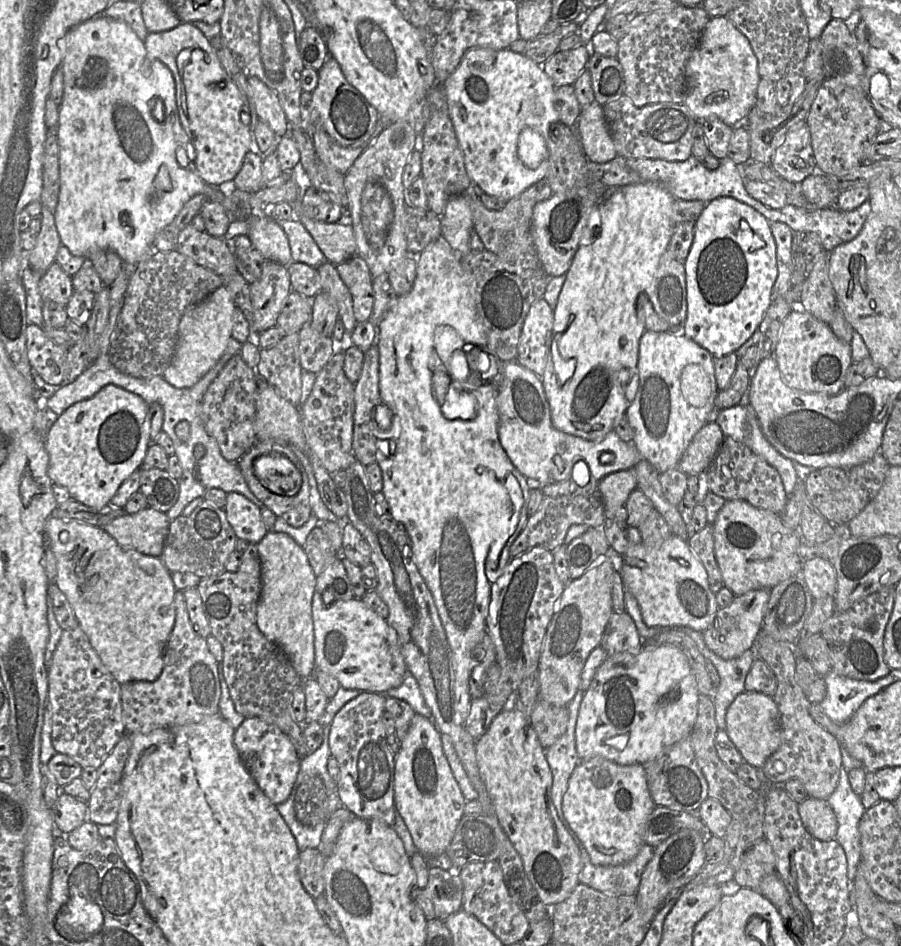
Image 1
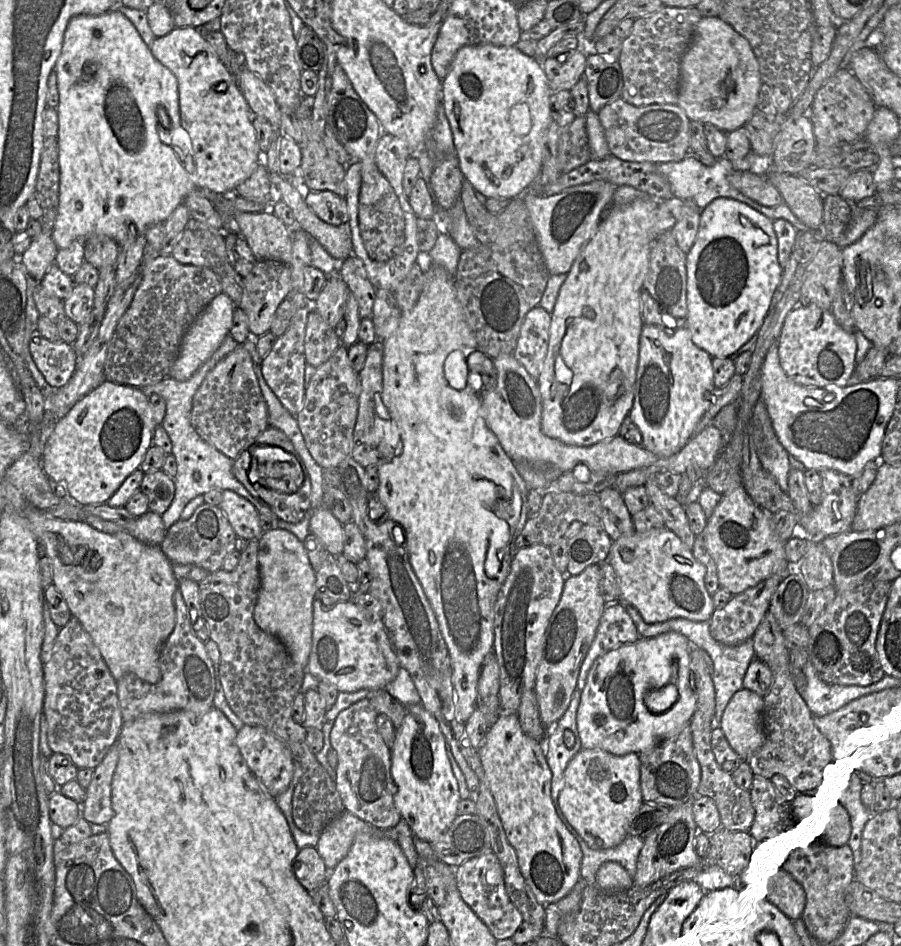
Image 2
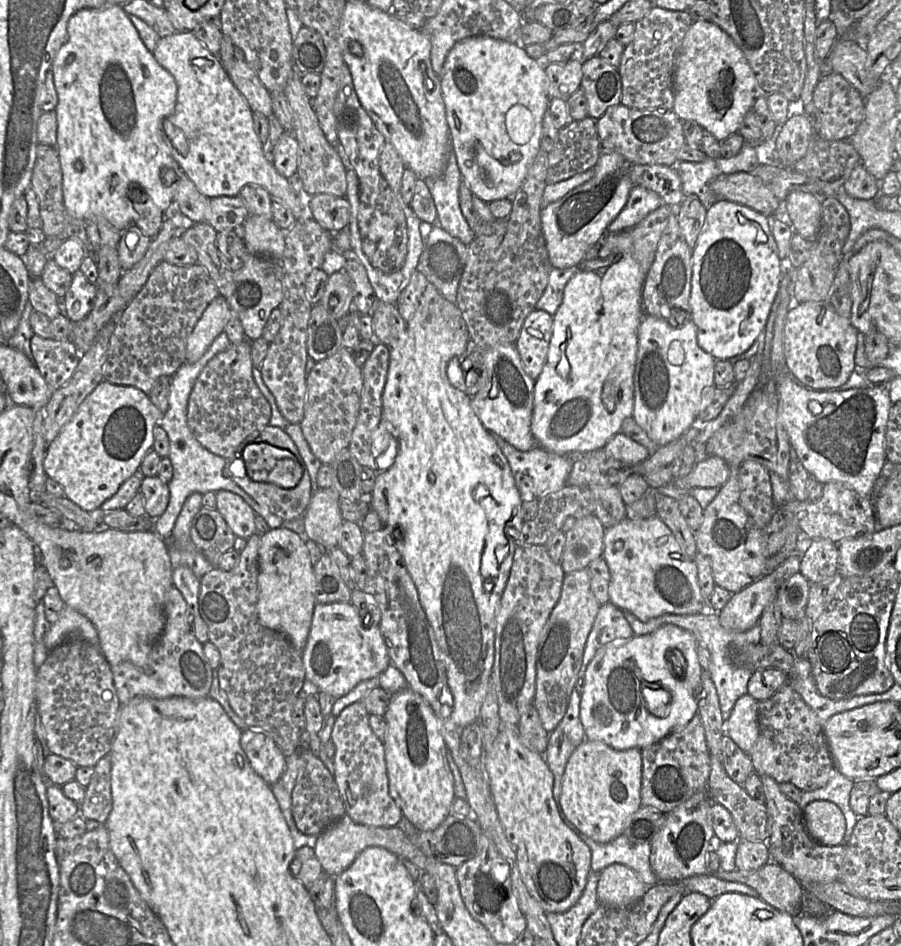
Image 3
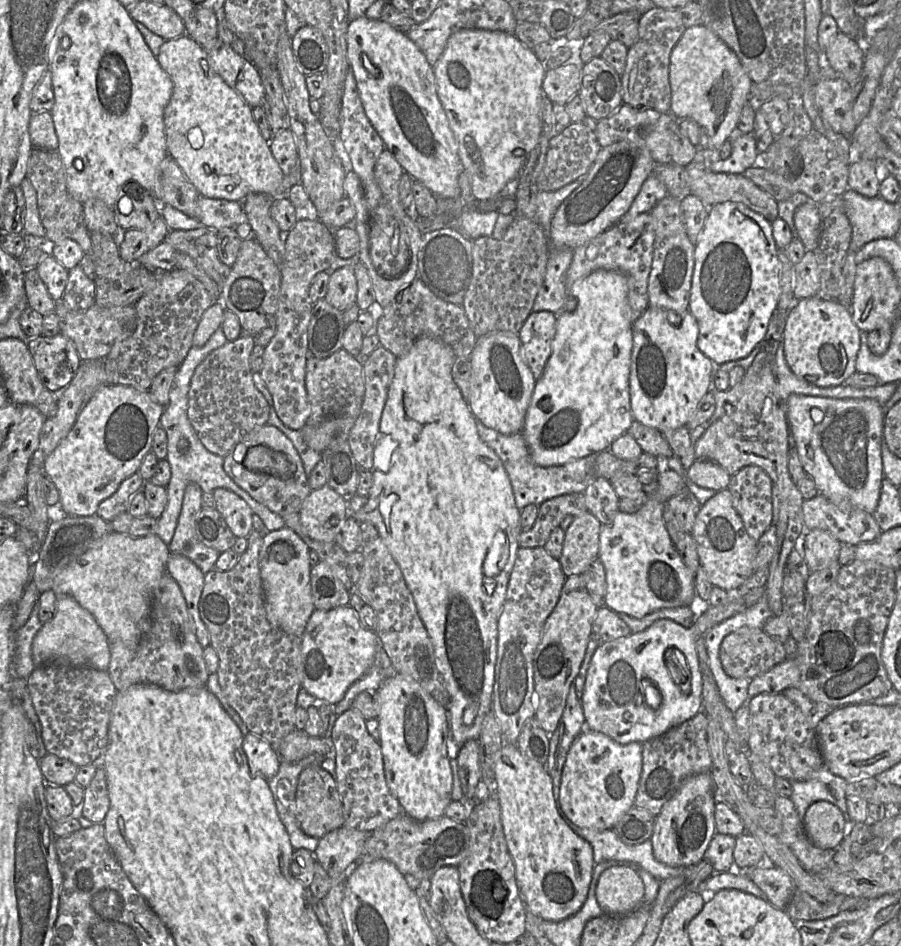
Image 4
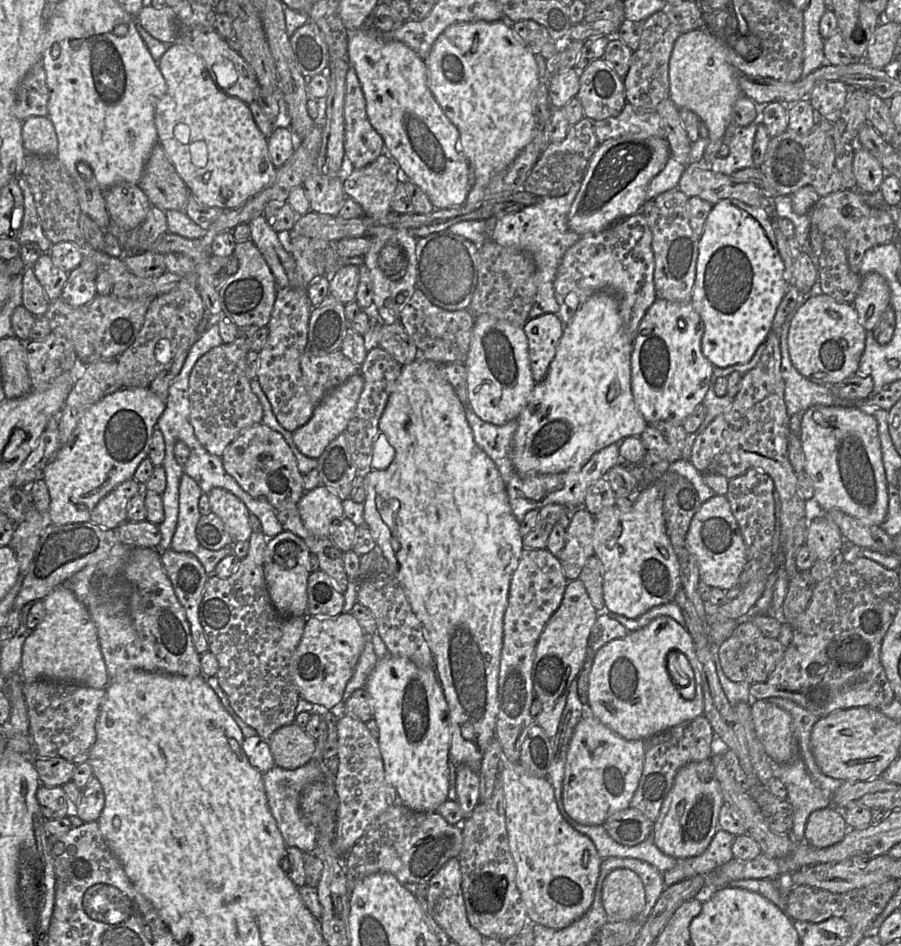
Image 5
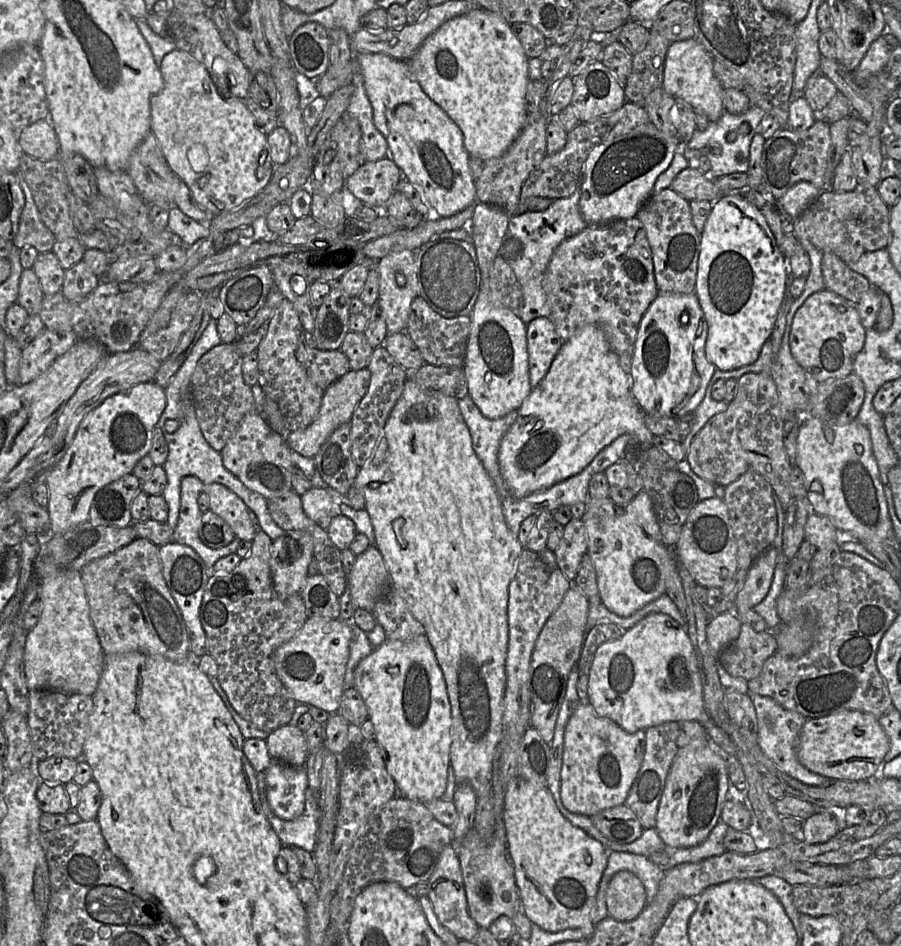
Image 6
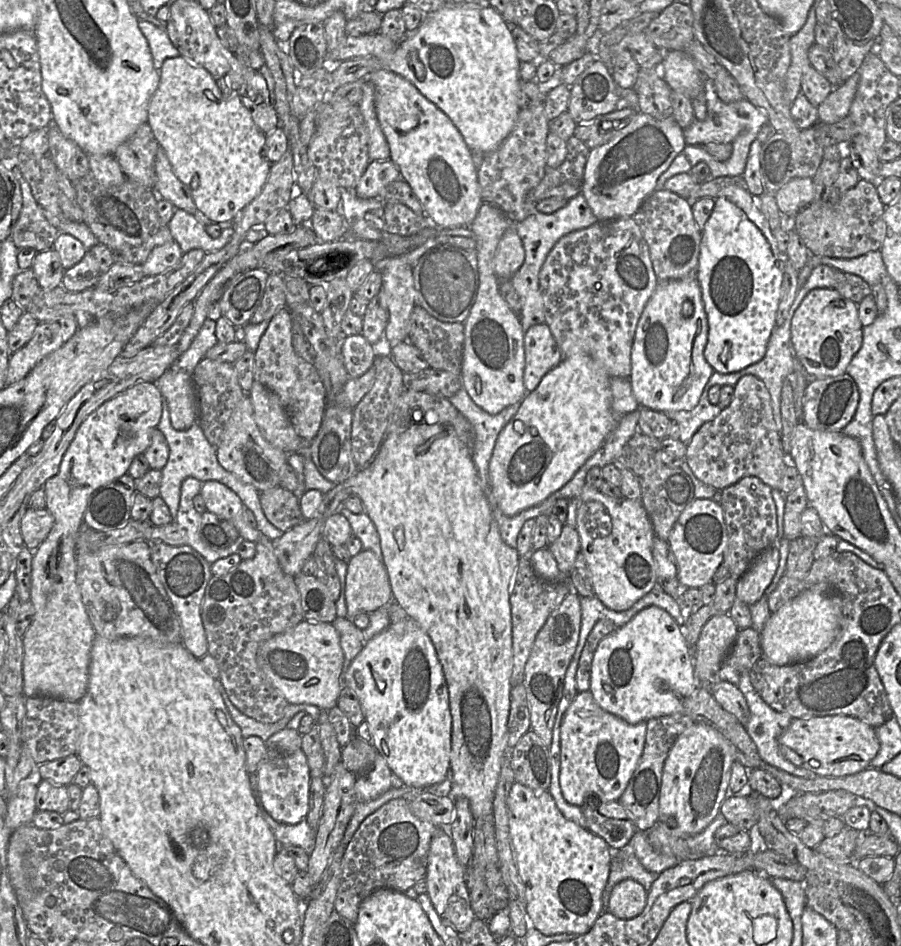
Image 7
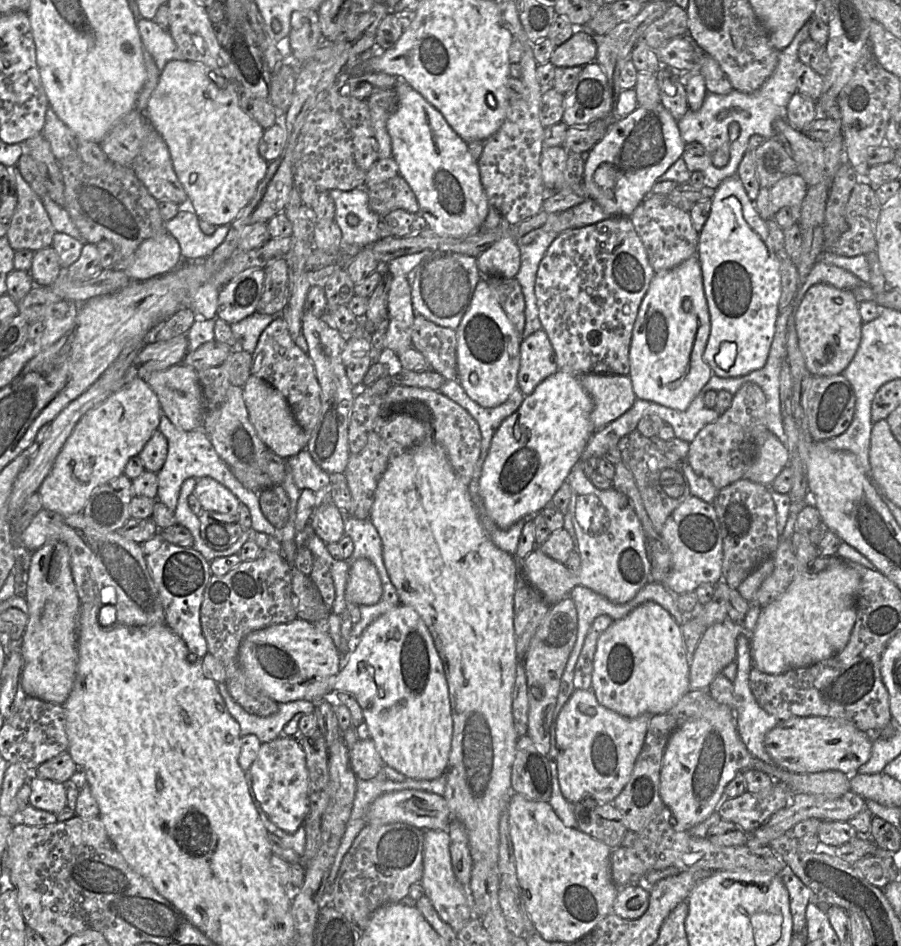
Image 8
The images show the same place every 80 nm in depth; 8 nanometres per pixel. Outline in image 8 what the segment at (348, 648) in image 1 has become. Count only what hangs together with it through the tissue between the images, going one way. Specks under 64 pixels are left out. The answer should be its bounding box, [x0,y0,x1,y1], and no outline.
[238,619,345,703]

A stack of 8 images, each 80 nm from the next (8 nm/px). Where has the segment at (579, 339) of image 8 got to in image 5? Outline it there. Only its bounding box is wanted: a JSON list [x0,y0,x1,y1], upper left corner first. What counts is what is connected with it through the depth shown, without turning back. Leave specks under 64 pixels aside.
[554,213,656,340]

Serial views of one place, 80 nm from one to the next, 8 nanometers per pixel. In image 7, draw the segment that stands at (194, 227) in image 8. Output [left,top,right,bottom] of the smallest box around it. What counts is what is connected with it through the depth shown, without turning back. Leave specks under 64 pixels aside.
[167,209,233,253]

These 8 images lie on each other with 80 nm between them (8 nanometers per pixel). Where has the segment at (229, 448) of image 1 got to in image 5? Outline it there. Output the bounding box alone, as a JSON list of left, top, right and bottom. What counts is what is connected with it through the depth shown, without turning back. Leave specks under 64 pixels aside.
[189,327,263,457]

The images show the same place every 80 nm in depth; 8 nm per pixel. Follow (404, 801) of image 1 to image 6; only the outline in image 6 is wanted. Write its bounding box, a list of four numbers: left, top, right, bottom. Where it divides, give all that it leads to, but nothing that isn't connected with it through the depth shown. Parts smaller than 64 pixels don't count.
[354,635,451,803]

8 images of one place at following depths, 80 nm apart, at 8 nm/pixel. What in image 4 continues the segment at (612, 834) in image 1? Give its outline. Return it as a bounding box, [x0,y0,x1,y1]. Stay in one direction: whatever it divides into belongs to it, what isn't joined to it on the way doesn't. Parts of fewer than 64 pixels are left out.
[559,728,642,830]

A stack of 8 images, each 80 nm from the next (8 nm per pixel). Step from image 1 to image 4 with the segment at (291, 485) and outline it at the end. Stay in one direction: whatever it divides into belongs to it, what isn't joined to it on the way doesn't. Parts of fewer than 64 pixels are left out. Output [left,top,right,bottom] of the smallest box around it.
[245,445,295,480]

